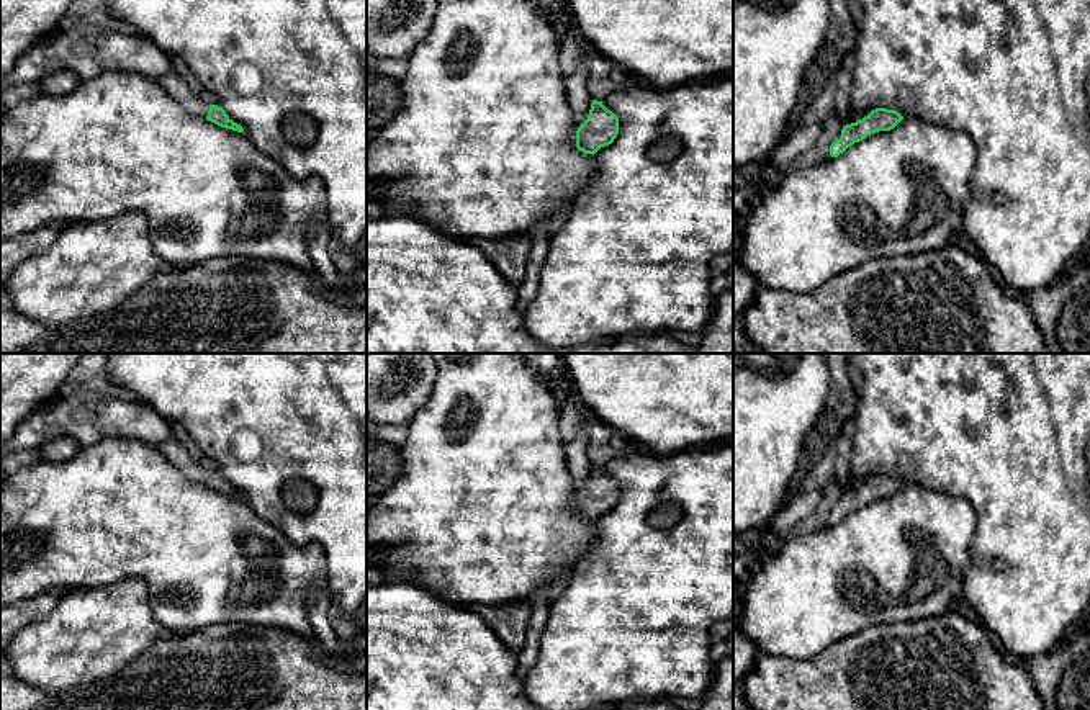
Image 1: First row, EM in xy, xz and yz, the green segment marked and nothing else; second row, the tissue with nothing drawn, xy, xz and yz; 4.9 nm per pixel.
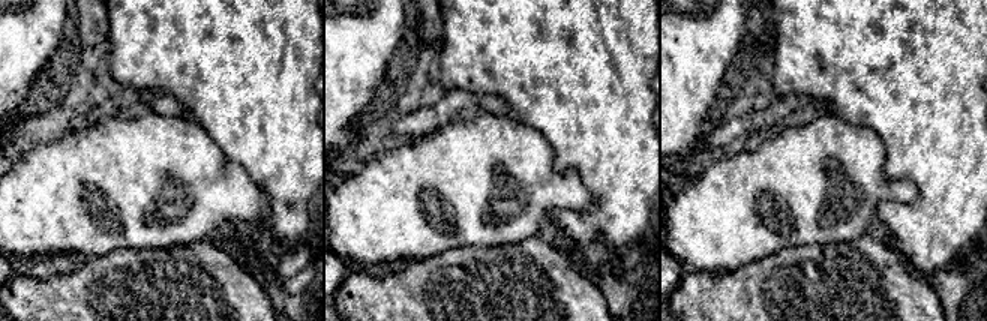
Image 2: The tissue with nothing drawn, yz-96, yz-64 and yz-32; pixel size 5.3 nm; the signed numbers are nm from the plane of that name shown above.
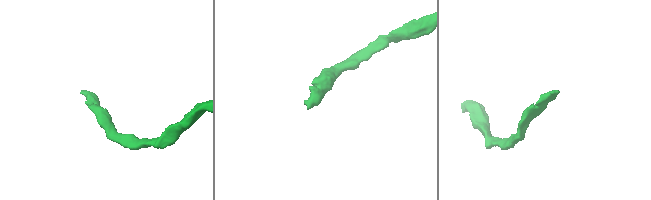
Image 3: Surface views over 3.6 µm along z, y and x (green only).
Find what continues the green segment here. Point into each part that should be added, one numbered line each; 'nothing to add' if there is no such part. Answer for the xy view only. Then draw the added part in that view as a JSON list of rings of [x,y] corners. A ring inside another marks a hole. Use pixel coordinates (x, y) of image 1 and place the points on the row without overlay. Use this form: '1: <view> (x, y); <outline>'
1: xy (171, 449); [[[173,435],[155,448],[188,479],[201,484],[208,483],[209,471],[206,471]]]

